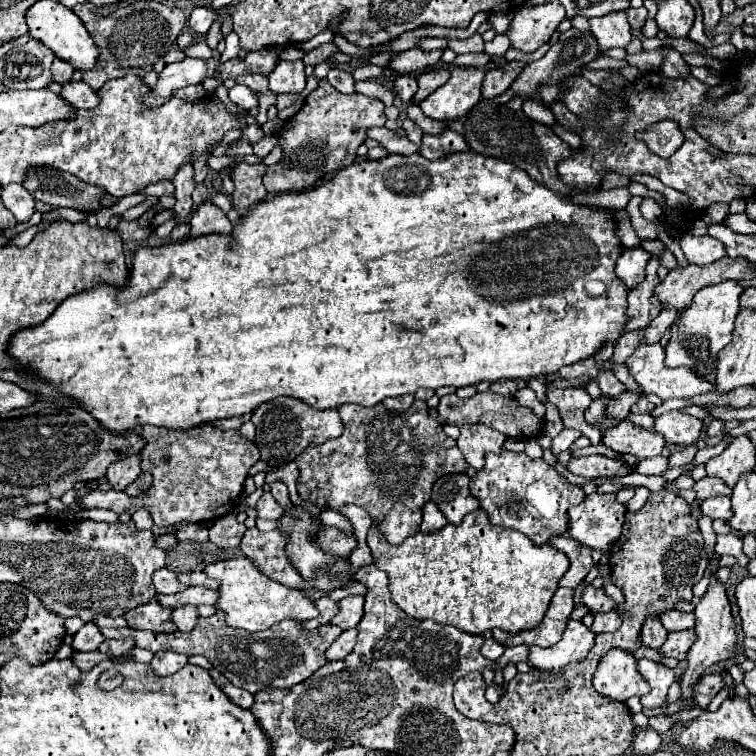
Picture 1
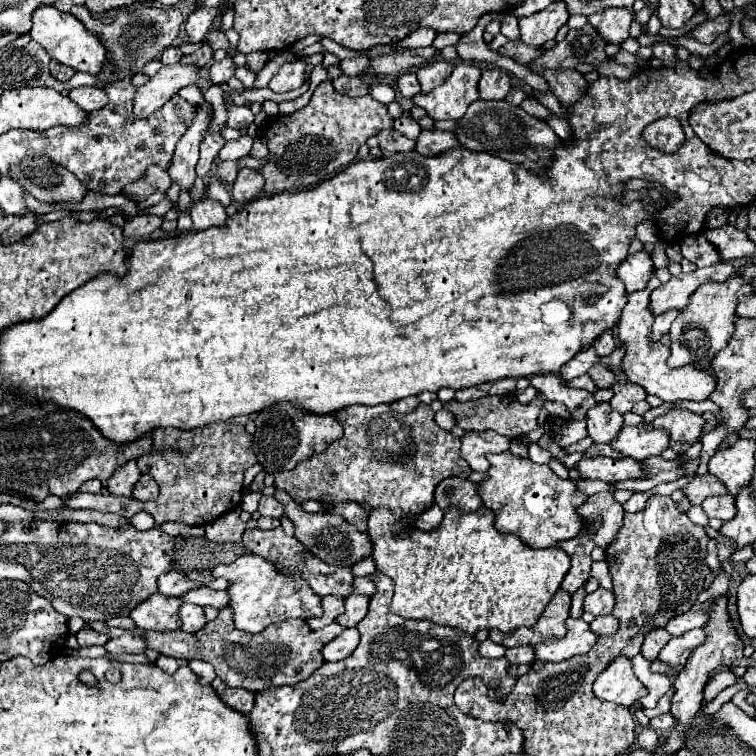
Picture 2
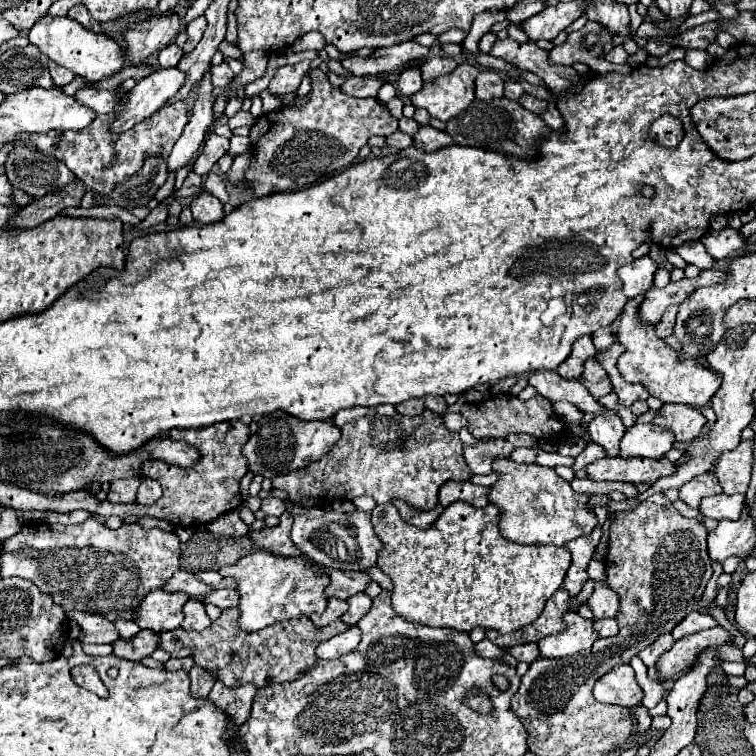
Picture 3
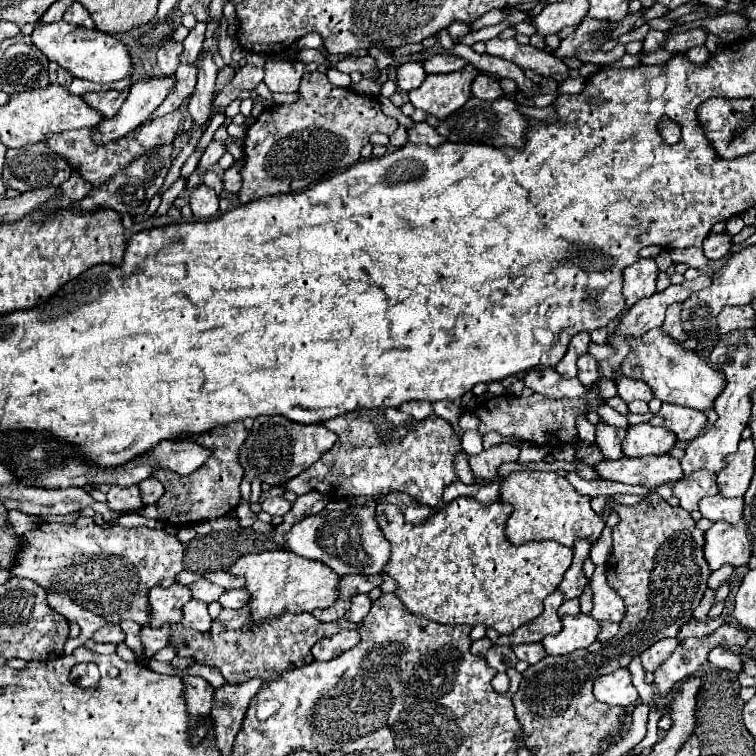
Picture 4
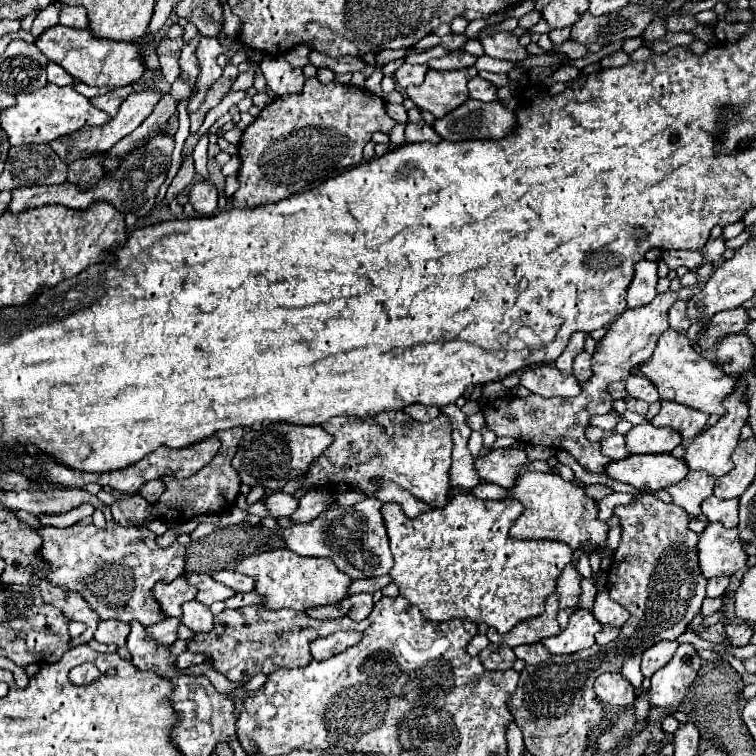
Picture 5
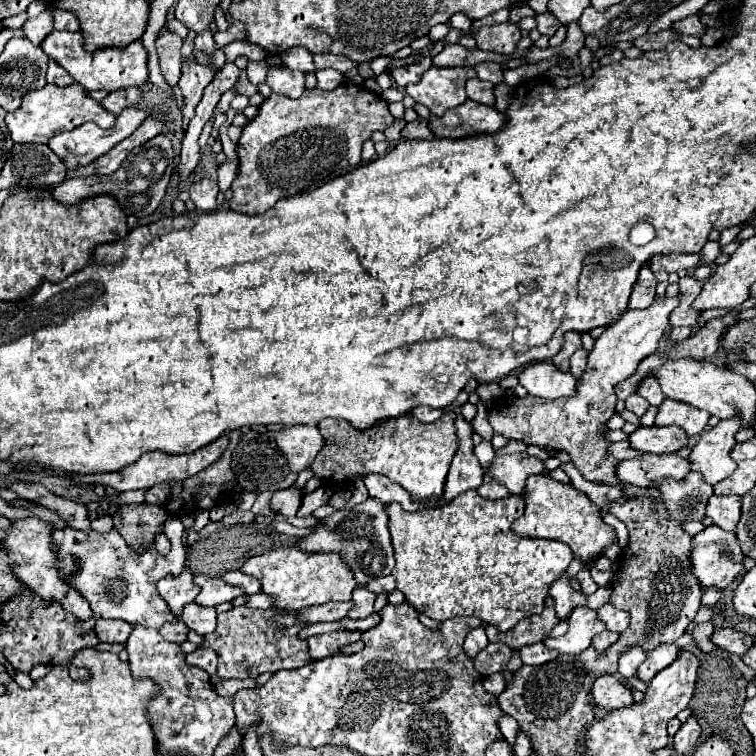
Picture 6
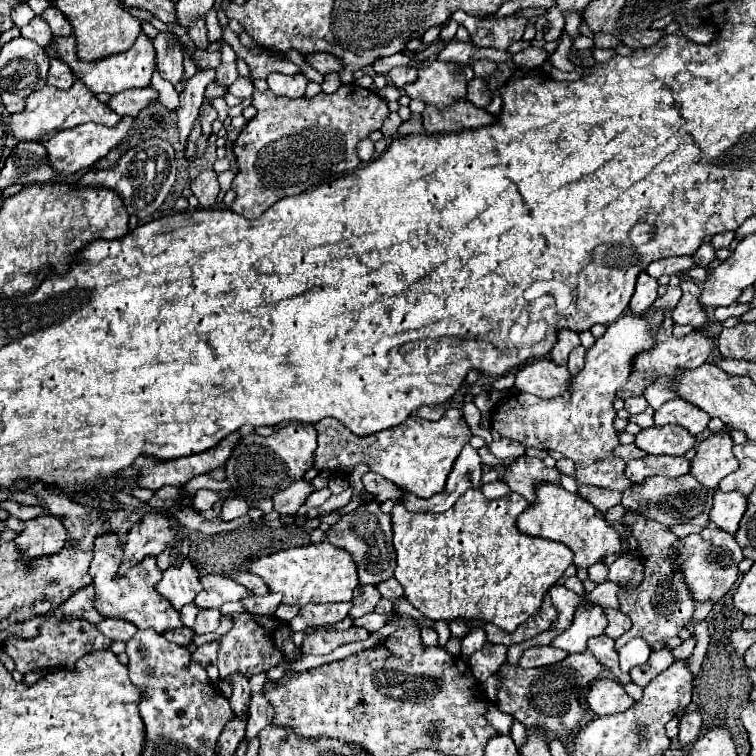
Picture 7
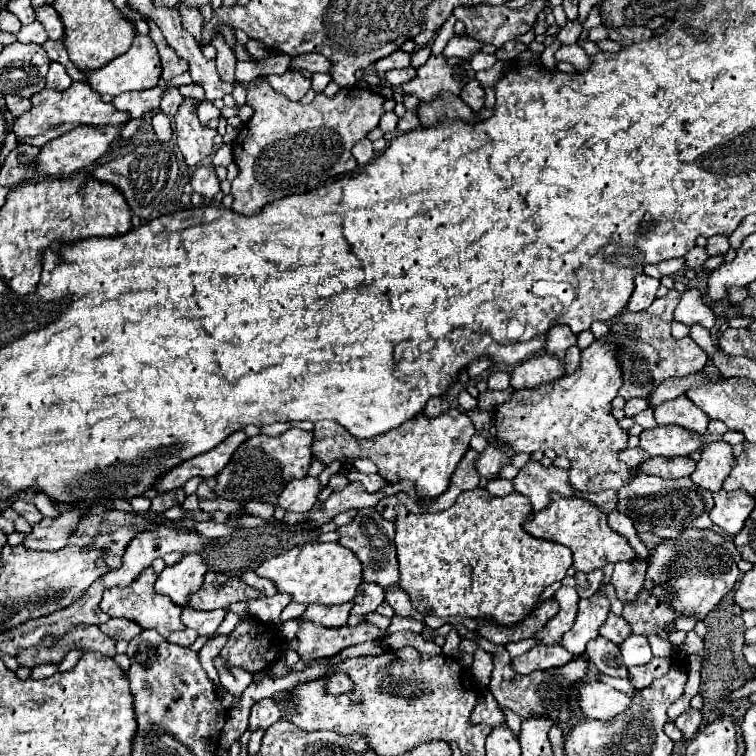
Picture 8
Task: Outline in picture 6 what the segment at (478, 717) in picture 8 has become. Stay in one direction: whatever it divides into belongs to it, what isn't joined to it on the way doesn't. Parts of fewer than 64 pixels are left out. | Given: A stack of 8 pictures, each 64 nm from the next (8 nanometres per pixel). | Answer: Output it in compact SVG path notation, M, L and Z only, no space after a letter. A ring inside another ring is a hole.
M504 716L502 720L500 720L500 732L502 732L502 736L504 736L504 740L510 744L510 748L514 748L514 744L516 744L516 738L518 738L518 722L512 718L512 716Z

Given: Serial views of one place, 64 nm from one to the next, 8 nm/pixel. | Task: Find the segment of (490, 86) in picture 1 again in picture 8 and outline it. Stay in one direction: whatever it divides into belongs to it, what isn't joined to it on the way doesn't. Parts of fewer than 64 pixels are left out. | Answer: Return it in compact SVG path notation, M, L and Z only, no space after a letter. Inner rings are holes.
M476 78L470 80L470 82L464 86L460 98L462 98L474 112L478 112L478 110L484 106L484 90L482 90L480 82L478 82Z

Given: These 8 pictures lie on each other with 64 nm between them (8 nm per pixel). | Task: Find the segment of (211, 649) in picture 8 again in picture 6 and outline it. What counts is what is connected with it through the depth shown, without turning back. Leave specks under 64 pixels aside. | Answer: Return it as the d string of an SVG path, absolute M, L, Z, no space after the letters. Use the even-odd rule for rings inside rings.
M198 648L190 654L186 654L186 662L190 666L198 666L202 670L206 670L208 674L216 674L216 664L218 664L218 658L216 658L216 652L214 650L208 650L208 648Z

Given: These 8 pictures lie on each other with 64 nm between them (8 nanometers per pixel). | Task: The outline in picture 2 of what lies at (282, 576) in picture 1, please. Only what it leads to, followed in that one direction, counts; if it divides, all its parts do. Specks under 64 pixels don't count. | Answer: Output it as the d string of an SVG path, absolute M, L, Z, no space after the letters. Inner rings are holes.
M286 516L280 518L280 526L276 530L246 530L242 536L242 544L248 552L262 556L264 560L270 560L278 572L288 572L288 576L294 578L302 578L308 582L308 586L318 594L318 596L326 596L326 594L338 594L340 598L346 598L348 594L352 594L352 572L350 568L340 568L340 566L330 566L322 560L318 560L316 556L308 556L302 550L302 544L294 538L294 524L290 524L290 520Z

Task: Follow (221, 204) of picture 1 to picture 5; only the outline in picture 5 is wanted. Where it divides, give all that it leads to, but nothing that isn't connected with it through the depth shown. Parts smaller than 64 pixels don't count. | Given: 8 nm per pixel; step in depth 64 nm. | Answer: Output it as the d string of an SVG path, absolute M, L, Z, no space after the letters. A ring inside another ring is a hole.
M204 134L204 136L198 140L198 144L196 144L194 152L192 152L192 158L194 158L194 168L196 168L196 172L198 172L200 176L203 176L205 180L209 180L209 174L206 171L206 164L208 164L206 148L208 148L208 134Z

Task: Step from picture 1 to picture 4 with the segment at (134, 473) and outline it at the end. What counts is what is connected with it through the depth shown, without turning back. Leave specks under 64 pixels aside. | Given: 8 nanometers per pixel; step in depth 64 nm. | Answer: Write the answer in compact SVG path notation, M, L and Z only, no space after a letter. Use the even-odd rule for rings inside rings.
M112 486L108 492L108 506L114 512L136 512L144 504L140 500L138 486L130 486L130 488Z

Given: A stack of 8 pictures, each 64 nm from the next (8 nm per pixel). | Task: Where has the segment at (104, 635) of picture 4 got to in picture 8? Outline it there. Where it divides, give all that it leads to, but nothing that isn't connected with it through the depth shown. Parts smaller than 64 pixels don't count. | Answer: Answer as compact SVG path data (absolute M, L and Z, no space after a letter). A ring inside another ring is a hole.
M110 618L106 624L100 624L100 630L114 640L132 640L140 632L140 626L126 618Z

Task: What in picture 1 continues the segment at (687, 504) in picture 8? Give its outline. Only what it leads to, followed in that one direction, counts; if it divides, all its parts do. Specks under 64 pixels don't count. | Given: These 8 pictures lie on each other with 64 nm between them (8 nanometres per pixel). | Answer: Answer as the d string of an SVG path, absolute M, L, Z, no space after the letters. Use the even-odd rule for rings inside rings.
M710 476L696 482L694 490L696 490L696 496L702 498L702 500L712 498L712 496L730 496L730 492L732 492L732 488L728 484L724 484L724 480L710 478Z

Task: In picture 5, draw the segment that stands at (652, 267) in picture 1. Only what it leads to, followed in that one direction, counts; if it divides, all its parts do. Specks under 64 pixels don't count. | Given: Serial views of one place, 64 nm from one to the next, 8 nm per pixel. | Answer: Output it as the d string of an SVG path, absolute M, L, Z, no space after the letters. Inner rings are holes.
M674 330L658 336L654 354L646 362L636 364L632 368L632 374L648 376L648 380L658 388L660 400L672 400L672 402L696 408L700 412L718 414L718 416L724 414L722 400L736 386L734 378L730 378L718 366L714 366L714 363L703 358L700 352L696 352L694 346L690 346L690 342L684 334L676 334Z

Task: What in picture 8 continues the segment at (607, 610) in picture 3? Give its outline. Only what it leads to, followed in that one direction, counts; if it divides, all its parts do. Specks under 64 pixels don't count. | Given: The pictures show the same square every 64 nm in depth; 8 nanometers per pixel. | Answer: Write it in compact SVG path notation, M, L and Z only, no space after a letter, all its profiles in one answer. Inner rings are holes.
M614 612L608 614L608 620L606 620L604 626L600 628L600 636L608 638L608 640L614 642L614 644L624 642L630 634L632 634L630 624L626 624L626 620L624 620L622 616L616 616Z

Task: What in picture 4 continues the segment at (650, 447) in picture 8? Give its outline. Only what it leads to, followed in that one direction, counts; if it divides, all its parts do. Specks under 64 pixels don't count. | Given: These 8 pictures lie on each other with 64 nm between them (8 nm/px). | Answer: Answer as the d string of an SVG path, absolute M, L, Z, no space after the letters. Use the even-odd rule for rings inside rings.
M638 424L628 428L626 438L622 442L622 452L624 456L656 456L668 454L674 444L674 432L652 424Z

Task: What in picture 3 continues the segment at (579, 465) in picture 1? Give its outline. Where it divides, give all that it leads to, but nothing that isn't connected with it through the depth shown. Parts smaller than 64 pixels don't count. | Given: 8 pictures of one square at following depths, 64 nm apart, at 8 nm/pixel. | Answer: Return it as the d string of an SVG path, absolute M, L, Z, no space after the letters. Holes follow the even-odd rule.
M600 458L586 466L590 480L620 480L620 482L656 482L662 476L674 474L674 464L666 458Z

